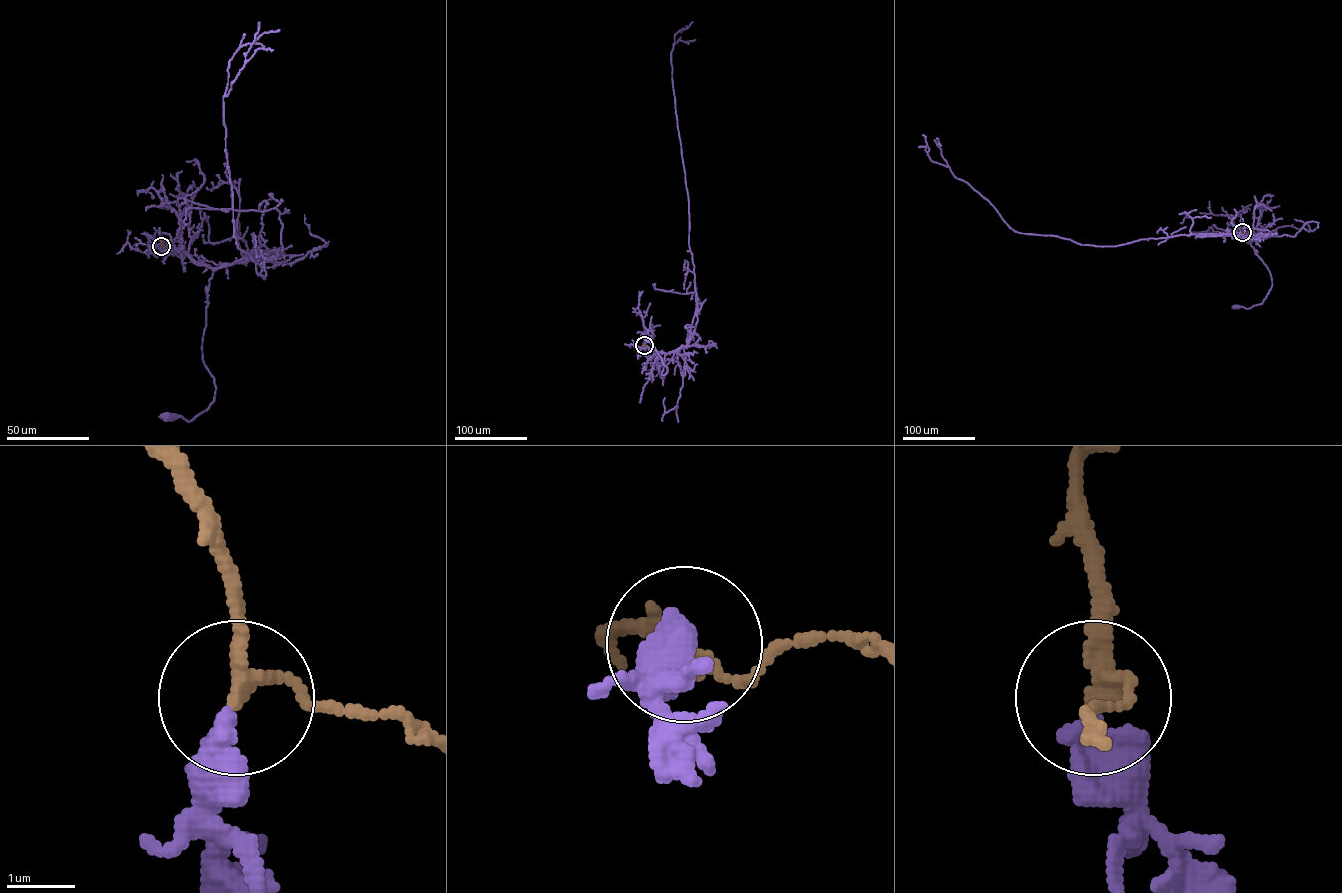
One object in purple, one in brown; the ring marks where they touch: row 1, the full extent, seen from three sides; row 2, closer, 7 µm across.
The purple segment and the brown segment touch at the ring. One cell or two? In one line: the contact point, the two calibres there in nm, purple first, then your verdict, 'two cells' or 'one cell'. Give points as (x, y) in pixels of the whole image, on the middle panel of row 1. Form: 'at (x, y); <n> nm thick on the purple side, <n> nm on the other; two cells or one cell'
at (644, 345); 400 nm thick on the purple side, 240 nm on the other; one cell

